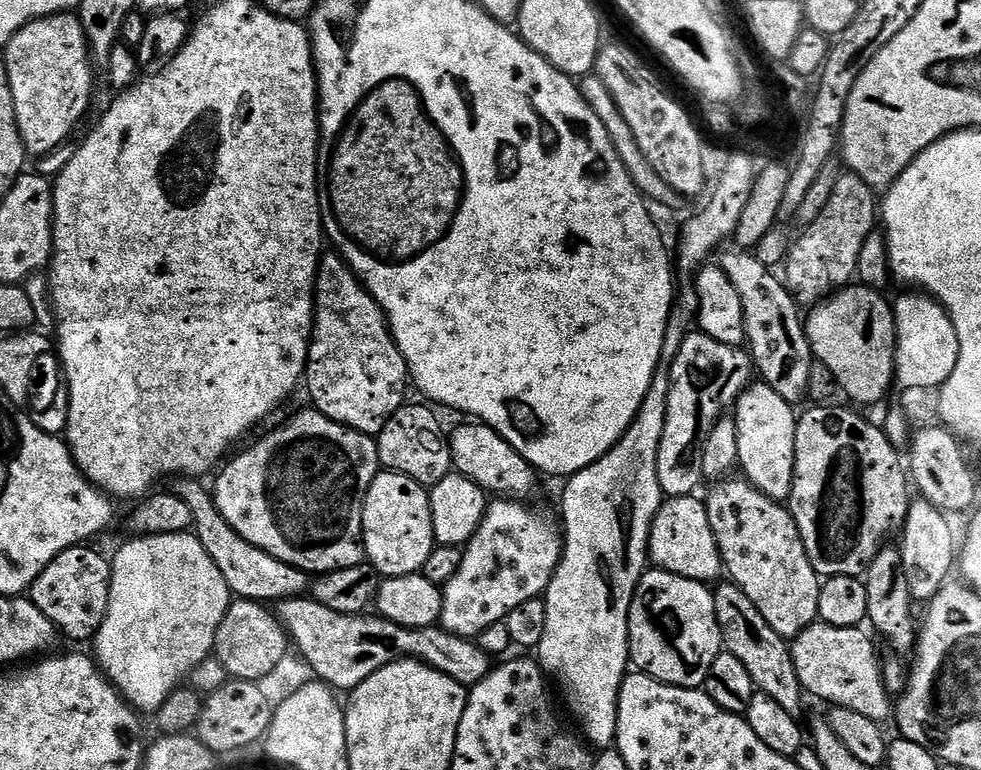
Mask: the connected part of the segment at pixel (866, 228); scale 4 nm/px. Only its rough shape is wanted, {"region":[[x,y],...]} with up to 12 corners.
{"region":[[841,174],[794,240],[786,285],[815,306],[853,283],[878,224],[867,181]]}

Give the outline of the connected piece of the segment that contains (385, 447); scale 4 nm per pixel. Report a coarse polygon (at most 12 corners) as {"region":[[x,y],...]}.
{"region":[[405,403],[375,441],[381,469],[430,490],[453,471],[446,428]]}

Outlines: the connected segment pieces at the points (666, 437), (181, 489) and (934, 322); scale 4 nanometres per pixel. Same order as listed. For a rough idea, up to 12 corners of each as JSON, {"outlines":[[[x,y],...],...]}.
{"outlines":[[[687,333],[658,446],[665,497],[702,484],[704,439],[754,380],[743,347]],[[180,478],[191,531],[233,597],[272,606],[313,577],[246,542],[199,479]],[[894,300],[894,380],[948,381],[958,334],[937,300]]]}

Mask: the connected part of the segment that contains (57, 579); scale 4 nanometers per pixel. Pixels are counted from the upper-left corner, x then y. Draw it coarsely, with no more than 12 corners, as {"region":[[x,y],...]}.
{"region":[[67,548],[32,604],[61,637],[91,641],[110,602],[109,557]]}

